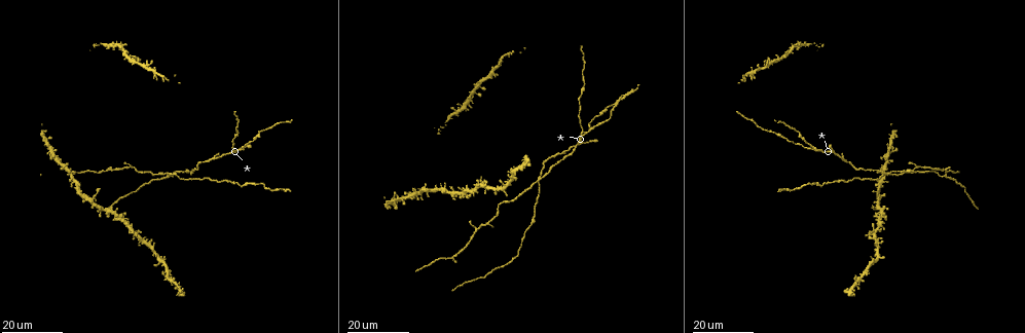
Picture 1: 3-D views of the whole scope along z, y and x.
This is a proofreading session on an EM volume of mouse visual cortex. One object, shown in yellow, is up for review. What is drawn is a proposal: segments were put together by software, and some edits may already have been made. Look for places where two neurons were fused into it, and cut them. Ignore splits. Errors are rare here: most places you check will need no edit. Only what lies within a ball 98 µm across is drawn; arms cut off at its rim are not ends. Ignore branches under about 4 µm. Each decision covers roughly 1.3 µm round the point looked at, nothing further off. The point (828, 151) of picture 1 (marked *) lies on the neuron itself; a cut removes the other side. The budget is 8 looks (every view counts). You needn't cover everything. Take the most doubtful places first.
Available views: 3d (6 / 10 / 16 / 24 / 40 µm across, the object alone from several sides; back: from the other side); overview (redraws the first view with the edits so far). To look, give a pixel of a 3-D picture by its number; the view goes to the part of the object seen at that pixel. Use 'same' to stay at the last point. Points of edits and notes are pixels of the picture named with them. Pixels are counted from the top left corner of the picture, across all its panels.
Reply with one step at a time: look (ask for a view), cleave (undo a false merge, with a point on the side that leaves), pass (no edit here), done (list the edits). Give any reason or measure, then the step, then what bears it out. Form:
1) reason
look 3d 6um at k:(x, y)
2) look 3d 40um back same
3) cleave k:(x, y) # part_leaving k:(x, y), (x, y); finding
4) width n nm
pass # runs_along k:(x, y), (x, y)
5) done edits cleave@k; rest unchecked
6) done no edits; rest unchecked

three arms meet
look 3d 24um at 1:(476, 228)

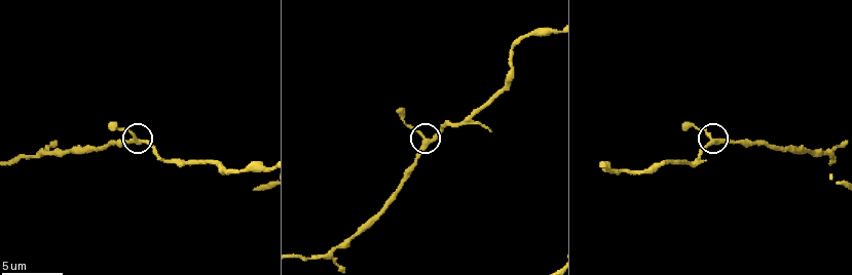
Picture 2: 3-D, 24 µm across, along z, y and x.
look 3d 6um at 2:(136, 140)

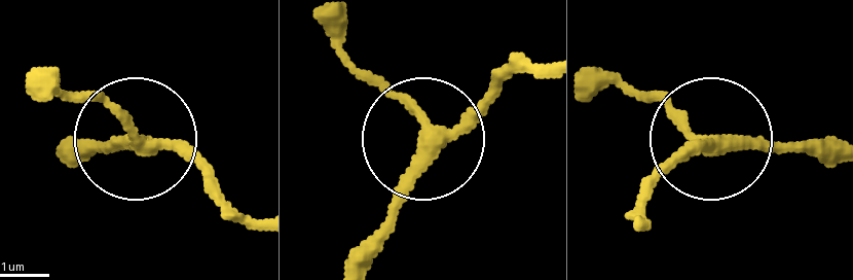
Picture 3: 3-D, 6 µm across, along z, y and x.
side_arm 27 um
pass # runs_along 3:(539, 62), (432, 136), (374, 258); one neuron here

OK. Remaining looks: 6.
thin arm on a thick one
look 3d 10um at 2:(829, 154)

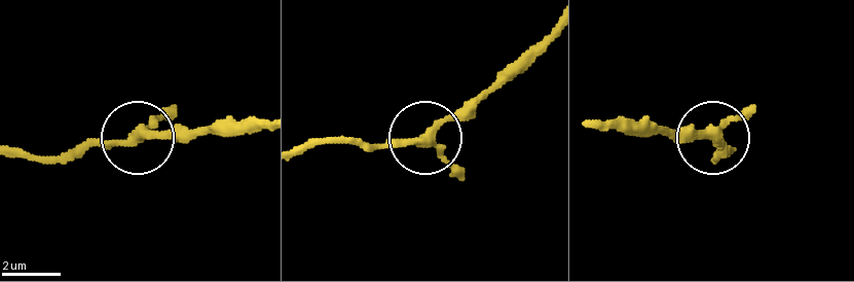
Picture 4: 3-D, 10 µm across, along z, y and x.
width 270 nm
pass # runs_along 4:(259, 121), (148, 129), (63, 151); one neuron here

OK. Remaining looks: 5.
two arms in line, one across
look 3d 16um at 1:(877, 197)

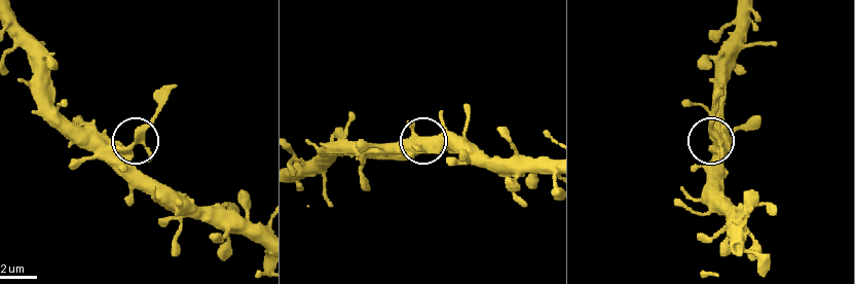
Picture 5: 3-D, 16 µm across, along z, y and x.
zoom in
look 3d 10um at 5:(129, 148)

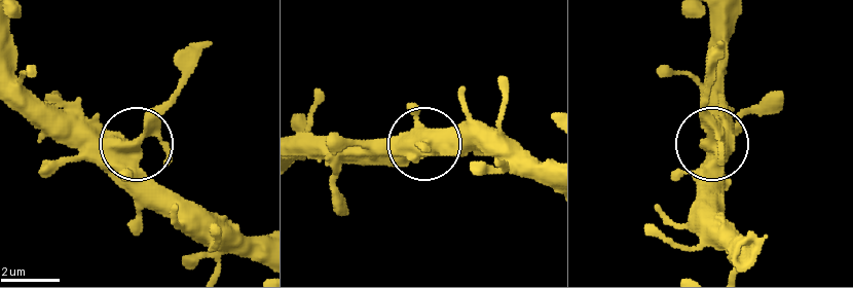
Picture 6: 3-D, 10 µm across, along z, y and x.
cleave 6:(145, 116) # part_leaving 6:(123, 149), (208, 43); a second neuron is stuck on

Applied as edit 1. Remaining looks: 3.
calibre changes
look 3d 16um at 1:(943, 177)

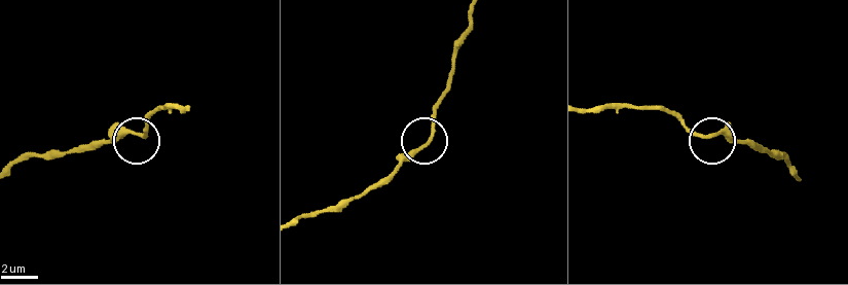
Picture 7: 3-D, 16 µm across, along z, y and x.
look 3d 6um at 7:(427, 142)

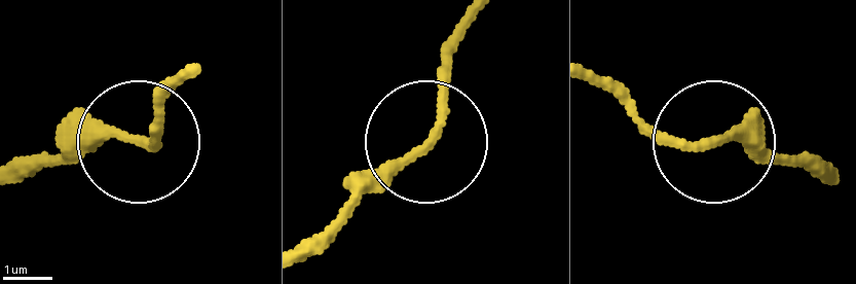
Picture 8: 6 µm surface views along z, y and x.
pass # runs_along 8:(588, 76), (662, 134), (817, 153); all the same neuron

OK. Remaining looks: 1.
done edits cleave@6; rest unchecked

